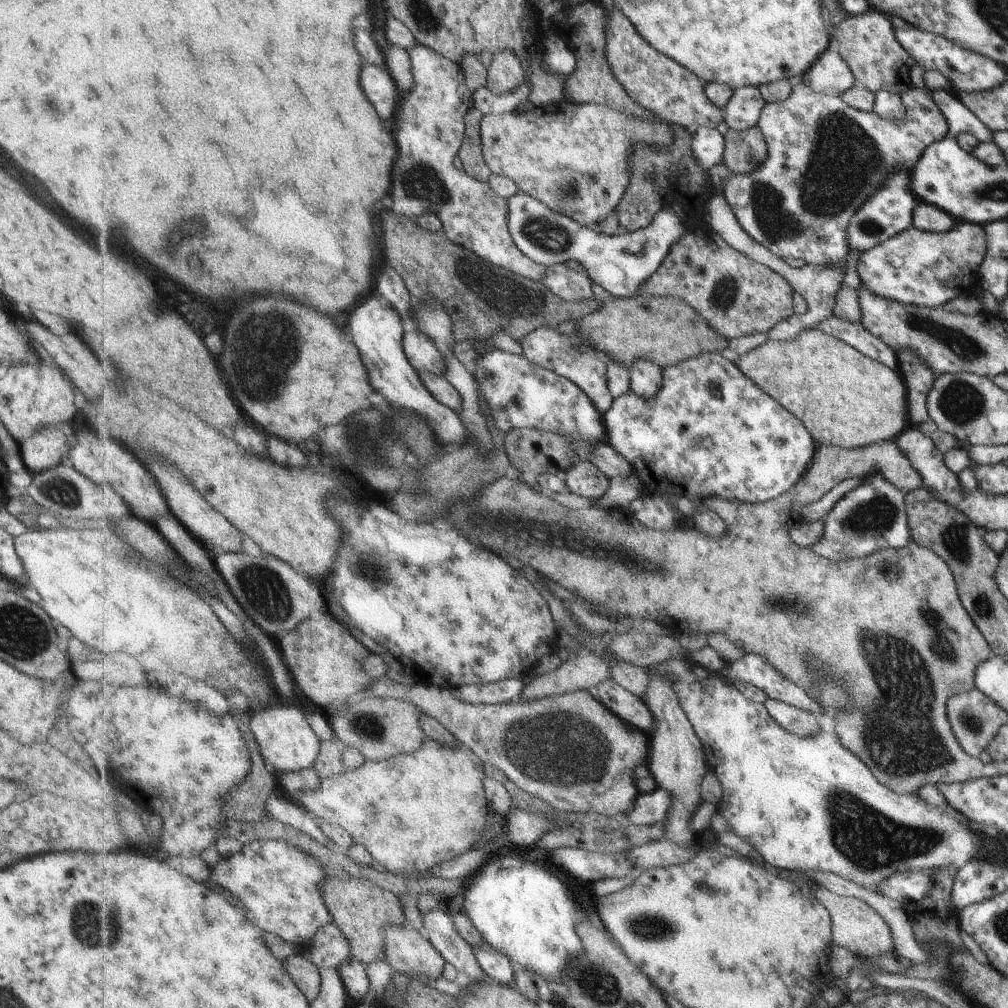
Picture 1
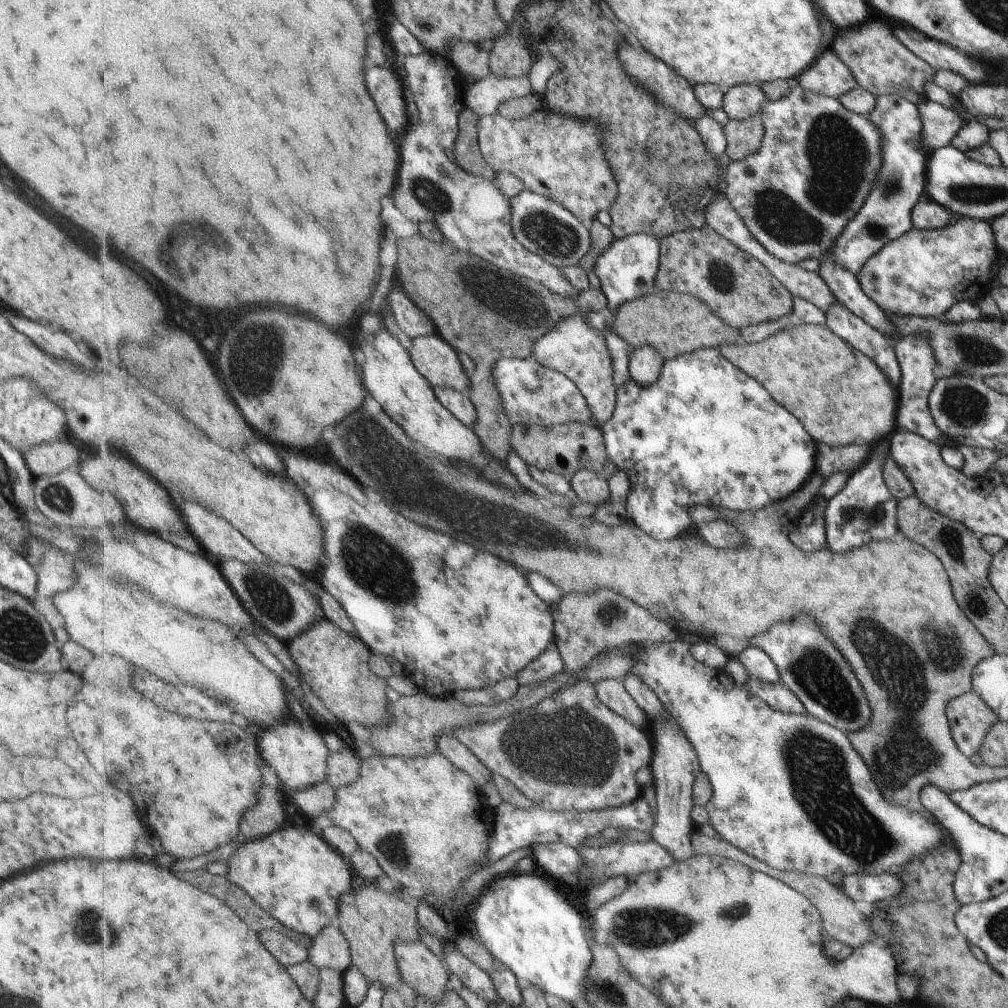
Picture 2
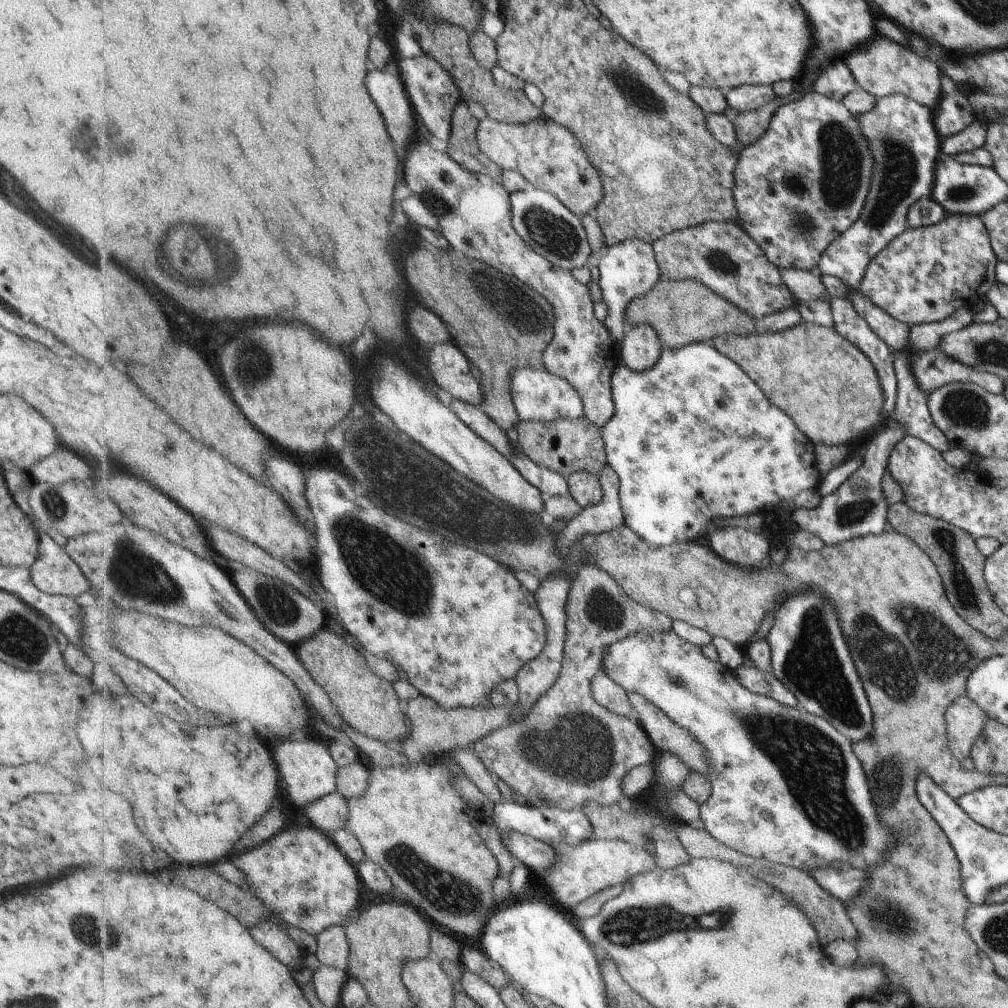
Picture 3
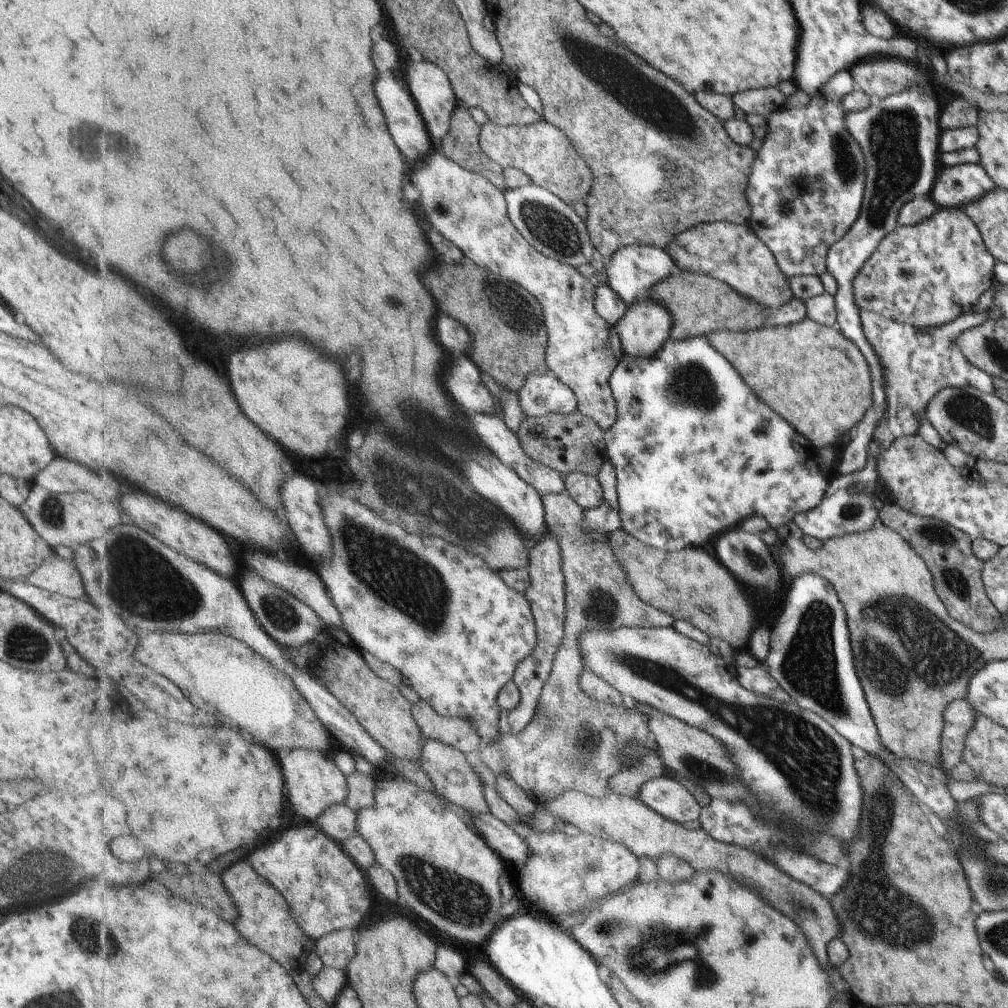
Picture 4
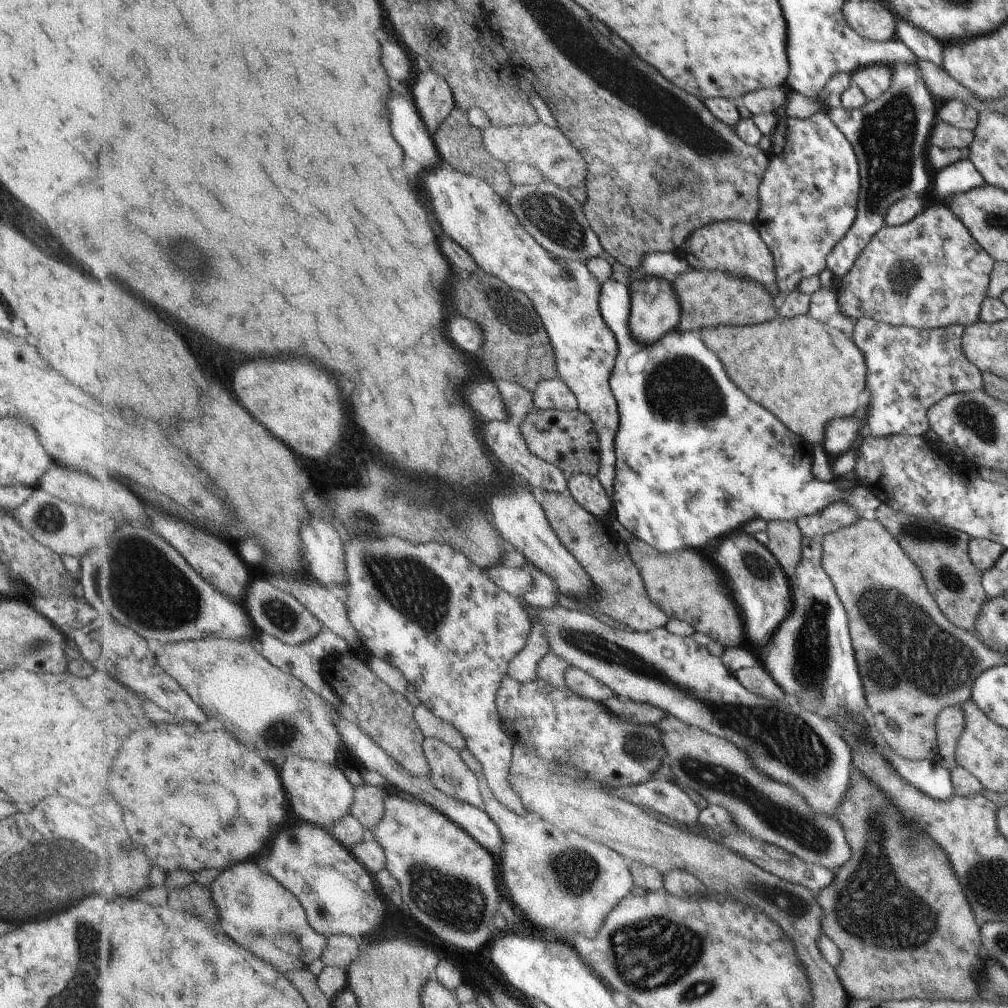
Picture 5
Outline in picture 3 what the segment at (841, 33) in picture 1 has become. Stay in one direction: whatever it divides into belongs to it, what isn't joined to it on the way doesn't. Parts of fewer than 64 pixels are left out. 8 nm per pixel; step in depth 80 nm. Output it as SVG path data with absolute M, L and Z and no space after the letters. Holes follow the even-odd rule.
M876 35L869 46L844 56L842 62L851 72L857 87L876 100L890 95L901 95L925 108L932 109L941 96L941 69L935 63L920 58L914 51Z

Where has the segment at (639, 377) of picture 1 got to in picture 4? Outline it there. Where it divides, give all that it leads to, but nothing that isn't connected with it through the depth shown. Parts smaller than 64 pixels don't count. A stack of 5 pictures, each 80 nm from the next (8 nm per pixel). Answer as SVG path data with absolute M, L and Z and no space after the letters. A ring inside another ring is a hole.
M647 293L631 306L615 330L622 340L624 356L637 360L655 356L671 337L671 328L671 312Z

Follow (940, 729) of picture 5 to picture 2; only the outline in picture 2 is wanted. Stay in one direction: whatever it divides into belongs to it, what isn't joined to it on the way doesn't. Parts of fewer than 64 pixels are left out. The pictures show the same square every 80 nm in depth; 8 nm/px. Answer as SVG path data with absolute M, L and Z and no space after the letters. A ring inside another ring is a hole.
M973 692L950 700L945 708L951 736L961 754L968 759L981 748L981 744L998 718L996 714Z

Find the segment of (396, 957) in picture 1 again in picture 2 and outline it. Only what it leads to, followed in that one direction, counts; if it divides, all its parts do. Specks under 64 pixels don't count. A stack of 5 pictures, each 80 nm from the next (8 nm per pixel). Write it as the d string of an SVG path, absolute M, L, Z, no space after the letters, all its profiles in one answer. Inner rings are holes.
M396 943L402 978L432 1003L441 1003L450 989L449 969L423 943Z

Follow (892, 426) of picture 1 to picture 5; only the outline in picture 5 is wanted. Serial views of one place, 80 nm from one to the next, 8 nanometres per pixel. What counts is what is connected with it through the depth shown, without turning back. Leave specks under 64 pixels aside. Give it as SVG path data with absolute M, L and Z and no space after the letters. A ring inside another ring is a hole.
M805 313L791 318L771 319L771 322L757 326L721 325L700 331L702 341L721 359L727 374L731 374L731 380L735 380L735 384L755 398L755 402L767 406L767 410L771 410L779 422L787 422L795 434L803 435L813 446L822 444L823 426L830 418L860 412L867 404L863 351L855 346L856 337L847 334L847 330L839 330L839 326L829 326Z

